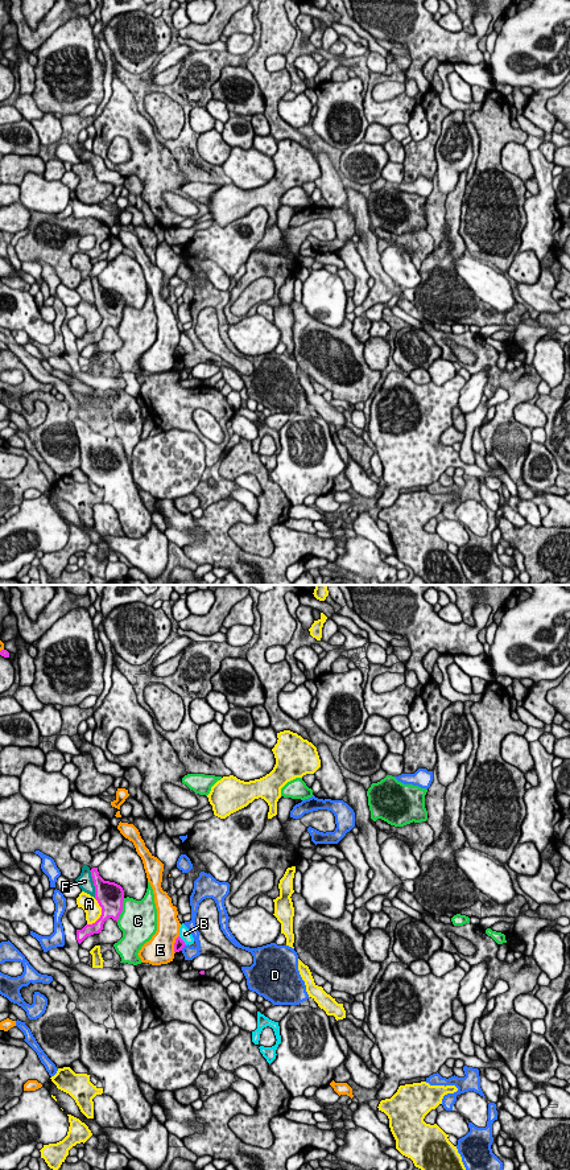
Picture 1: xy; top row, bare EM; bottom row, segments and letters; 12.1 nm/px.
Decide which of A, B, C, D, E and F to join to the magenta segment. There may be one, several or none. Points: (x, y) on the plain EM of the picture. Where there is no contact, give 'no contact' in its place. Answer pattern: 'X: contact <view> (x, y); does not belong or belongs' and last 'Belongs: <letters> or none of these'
A: contact xy (102, 322); does not belong
B: contact xy (182, 349); does not belong
C: contact xy (122, 318); does not belong
D: contact xy (184, 354); does not belong
E: contact xy (174, 353); does not belong
F: contact xy (94, 292); does not belong
Belongs: none of these

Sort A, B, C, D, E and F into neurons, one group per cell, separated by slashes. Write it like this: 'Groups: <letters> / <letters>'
Groups: A / B / C / D / E / F

